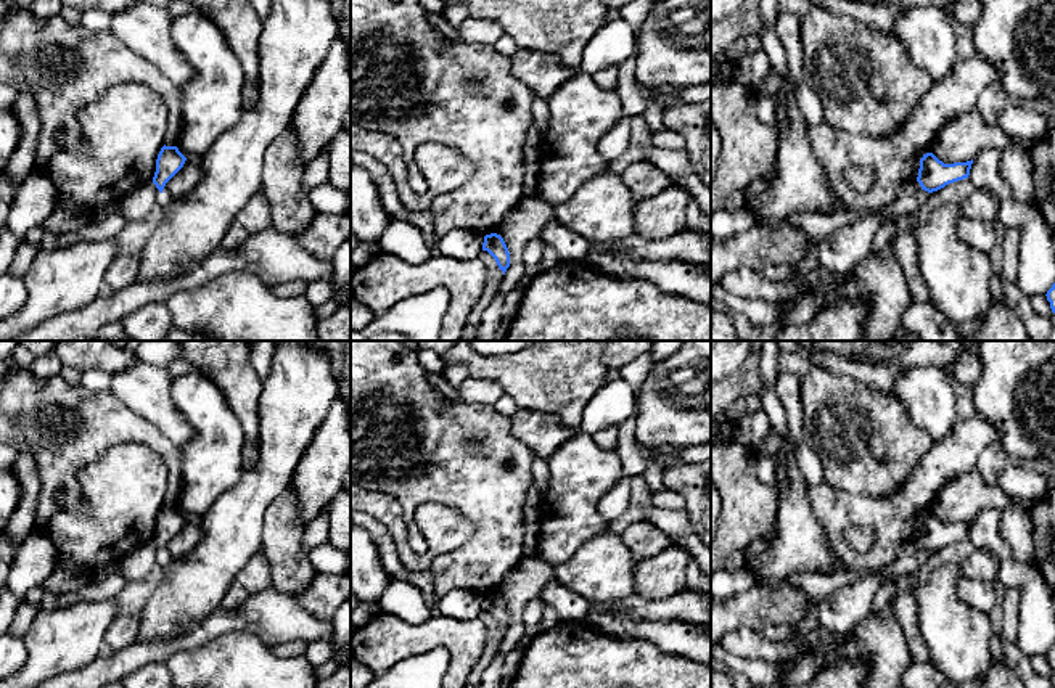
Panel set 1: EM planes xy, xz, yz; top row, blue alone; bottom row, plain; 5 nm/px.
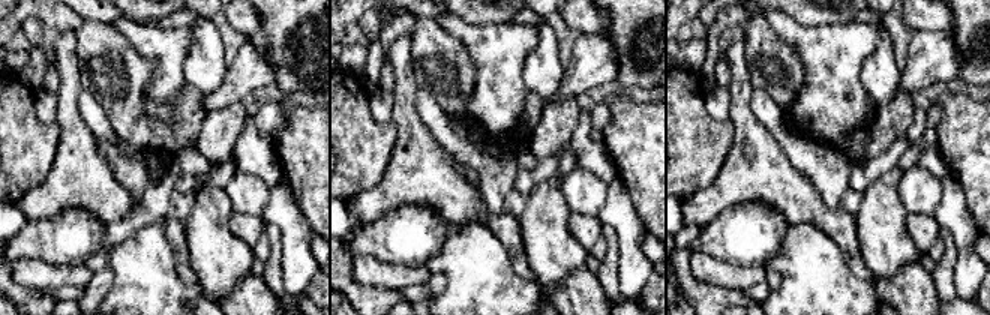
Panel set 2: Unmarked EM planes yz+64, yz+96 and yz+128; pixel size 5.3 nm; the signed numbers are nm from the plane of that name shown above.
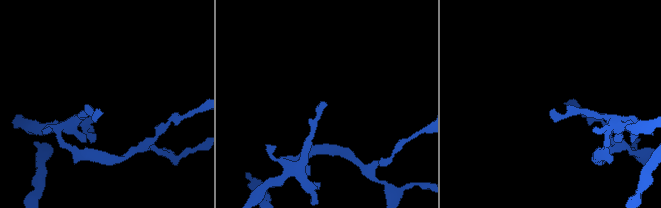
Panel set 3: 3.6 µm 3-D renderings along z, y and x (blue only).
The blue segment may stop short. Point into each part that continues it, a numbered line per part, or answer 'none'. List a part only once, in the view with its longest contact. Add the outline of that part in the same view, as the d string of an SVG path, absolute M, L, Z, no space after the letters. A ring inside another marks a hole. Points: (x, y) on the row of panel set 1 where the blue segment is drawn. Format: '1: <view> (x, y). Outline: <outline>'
none

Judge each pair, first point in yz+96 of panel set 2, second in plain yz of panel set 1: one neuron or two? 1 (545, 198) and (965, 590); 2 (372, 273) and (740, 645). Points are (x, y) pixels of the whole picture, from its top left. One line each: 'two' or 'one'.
1: two
2: one

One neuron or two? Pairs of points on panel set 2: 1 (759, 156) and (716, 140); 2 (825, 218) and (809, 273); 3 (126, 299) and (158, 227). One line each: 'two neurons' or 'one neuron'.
1: two neurons
2: two neurons
3: one neuron

